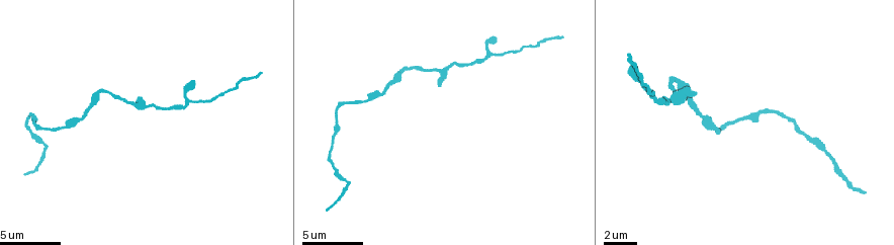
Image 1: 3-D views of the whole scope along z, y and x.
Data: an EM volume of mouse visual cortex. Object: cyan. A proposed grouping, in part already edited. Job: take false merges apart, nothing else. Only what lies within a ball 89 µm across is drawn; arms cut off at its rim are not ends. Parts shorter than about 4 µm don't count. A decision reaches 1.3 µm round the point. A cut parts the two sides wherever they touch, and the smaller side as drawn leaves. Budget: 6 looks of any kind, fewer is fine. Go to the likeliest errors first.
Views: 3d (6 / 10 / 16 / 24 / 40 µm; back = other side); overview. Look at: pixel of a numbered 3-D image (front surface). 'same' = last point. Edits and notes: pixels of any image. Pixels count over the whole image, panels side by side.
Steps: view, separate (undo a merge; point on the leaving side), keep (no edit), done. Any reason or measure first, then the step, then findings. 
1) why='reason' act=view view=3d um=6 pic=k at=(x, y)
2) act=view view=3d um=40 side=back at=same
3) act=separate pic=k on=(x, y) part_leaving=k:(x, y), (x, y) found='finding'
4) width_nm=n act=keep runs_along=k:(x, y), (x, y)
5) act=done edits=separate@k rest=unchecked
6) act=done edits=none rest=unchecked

act=view view=3d um=10 pic=1 at=(489, 56)

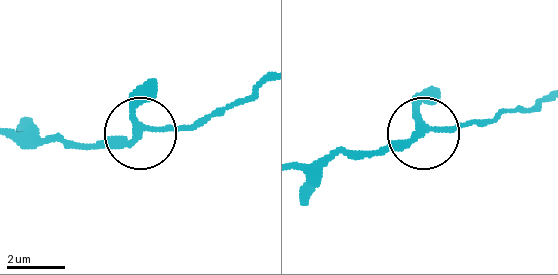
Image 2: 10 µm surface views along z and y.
act=keep runs_along=2:(302, 167), (346, 153), (389, 153), (433, 130), (495, 123) found='continuous, no second neuron'

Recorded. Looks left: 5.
why='thick turns thin' act=view view=3d um=16 pic=1 at=(335, 140)

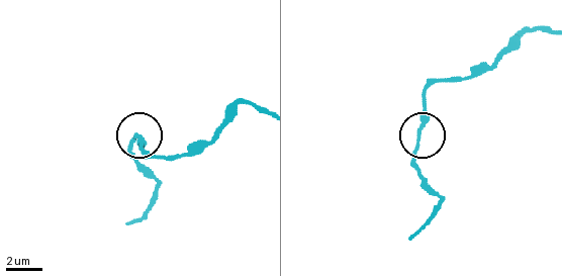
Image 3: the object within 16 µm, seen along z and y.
act=keep found='one neuron here'

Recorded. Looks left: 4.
why='thin neck' act=view view=3d um=6 pic=1 at=(44, 148)

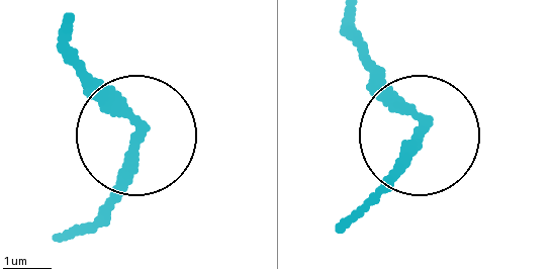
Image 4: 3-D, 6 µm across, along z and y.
act=view view=3d um=6 side=back pic=4 at=(138, 136)

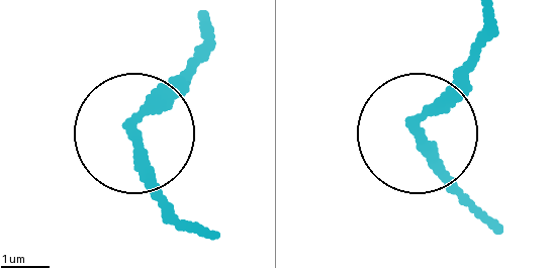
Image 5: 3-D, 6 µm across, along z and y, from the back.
act=keep runs_along=5:(198, 14), (194, 63), (138, 136), (142, 171), (194, 228) found='all the same neuron'

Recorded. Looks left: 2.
act=done edits=none rest=unchecked

